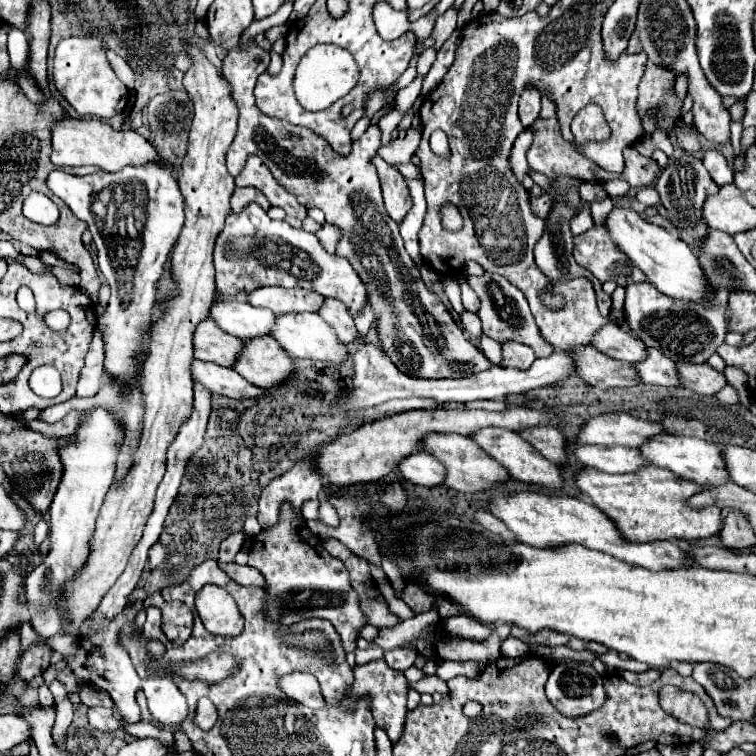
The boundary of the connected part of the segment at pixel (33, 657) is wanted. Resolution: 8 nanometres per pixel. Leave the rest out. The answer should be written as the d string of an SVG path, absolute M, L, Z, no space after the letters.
M33 645L23 657L17 661L17 675L23 681L29 681L35 675L41 675L49 667L49 657L53 651L45 649L43 645Z

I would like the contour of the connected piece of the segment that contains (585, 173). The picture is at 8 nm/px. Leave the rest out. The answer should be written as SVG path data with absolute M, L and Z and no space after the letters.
M537 119L533 123L535 127L535 139L533 145L527 153L527 161L531 165L531 169L535 169L537 173L543 173L549 179L557 179L557 177L573 177L573 179L581 179L581 181L589 181L589 183L599 183L603 185L605 181L611 181L615 175L605 173L603 169L597 169L597 165L593 165L589 159L585 159L581 153L575 153L575 149L561 137L561 127L557 119Z

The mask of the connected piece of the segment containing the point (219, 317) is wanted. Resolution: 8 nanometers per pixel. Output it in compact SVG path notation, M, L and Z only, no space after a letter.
M219 301L211 307L211 317L221 329L239 339L271 335L275 325L275 315L269 309L241 301Z

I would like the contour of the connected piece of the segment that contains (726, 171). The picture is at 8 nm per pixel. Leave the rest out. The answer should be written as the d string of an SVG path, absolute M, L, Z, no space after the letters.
M707 149L703 155L703 165L719 187L733 183L733 169L729 167L729 163L725 161L719 149Z

